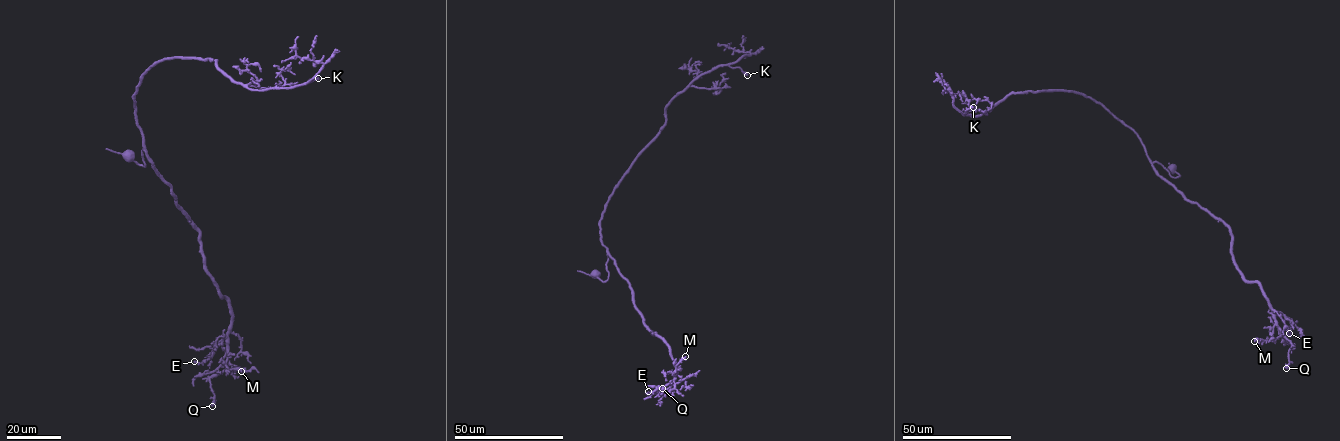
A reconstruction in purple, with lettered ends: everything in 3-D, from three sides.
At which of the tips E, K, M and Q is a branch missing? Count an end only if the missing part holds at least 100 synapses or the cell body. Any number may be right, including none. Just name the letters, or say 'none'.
none

